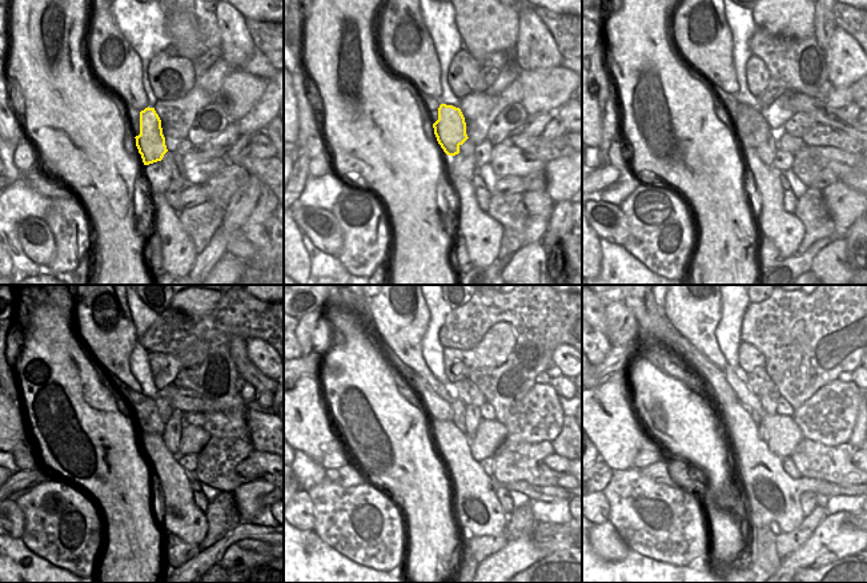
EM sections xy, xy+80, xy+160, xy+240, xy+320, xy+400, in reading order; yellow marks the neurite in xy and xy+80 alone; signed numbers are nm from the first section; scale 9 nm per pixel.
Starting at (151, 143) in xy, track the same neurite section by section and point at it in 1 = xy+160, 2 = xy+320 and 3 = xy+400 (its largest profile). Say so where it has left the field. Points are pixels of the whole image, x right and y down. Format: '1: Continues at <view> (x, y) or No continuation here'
1: Continues at xy+160 (750, 127)
2: Continues at xy+320 (434, 406)
3: Continues at xy+400 (726, 395).

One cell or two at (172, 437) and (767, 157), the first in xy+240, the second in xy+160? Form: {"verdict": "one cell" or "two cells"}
{"verdict": "one cell"}

